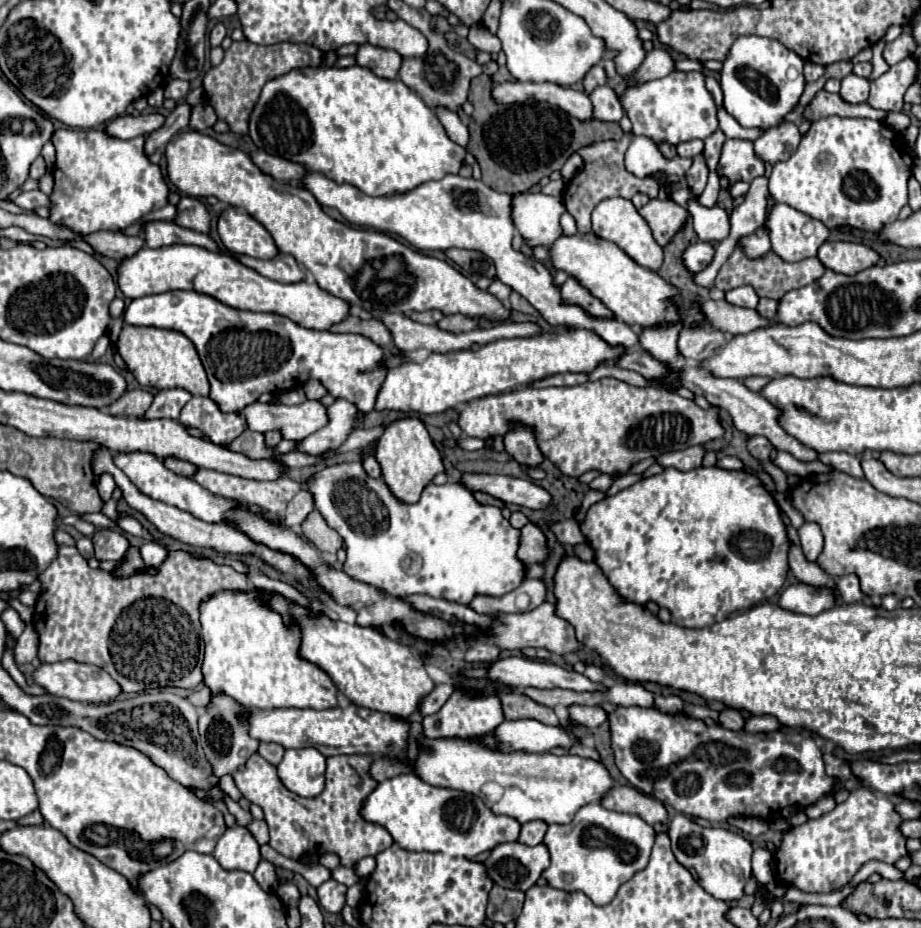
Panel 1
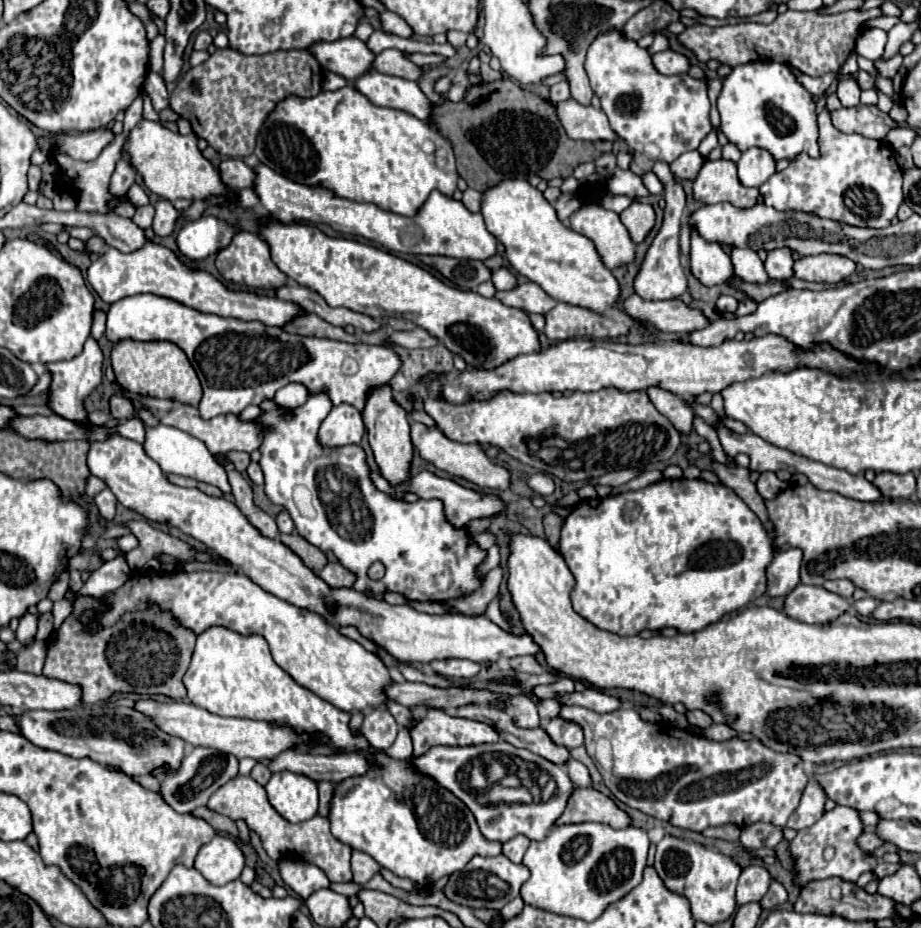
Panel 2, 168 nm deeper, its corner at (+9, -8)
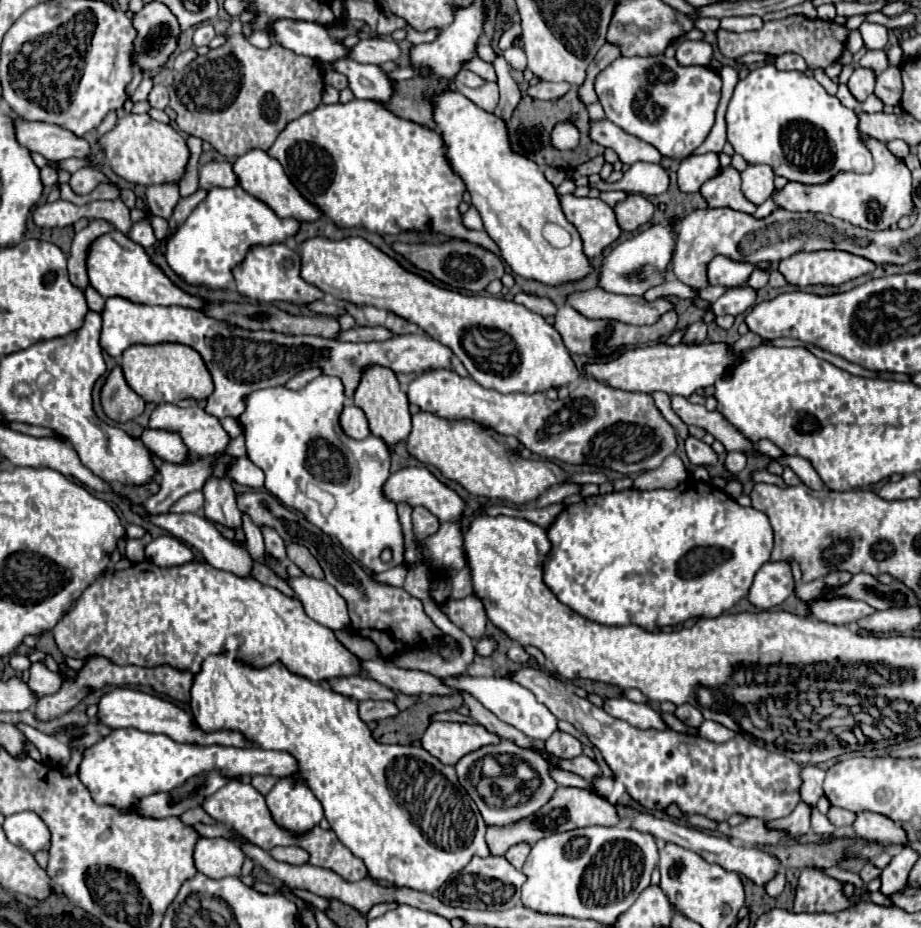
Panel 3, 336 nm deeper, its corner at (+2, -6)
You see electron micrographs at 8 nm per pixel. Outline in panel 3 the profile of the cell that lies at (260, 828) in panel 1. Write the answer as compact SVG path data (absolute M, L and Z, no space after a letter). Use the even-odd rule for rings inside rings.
M197 807L197 809L189 809L189 813L183 813L181 815L181 821L189 823L189 825L195 825L195 823L205 823L205 825L215 825L217 821L213 817L209 817L205 813L203 807Z

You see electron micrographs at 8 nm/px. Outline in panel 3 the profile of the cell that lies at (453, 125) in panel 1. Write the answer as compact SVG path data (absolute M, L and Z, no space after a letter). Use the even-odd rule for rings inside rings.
M341 59L333 65L325 65L325 69L335 69L349 79L349 87L357 99L375 99L375 101L391 101L395 93L395 81L377 67L377 65L363 65L353 59Z

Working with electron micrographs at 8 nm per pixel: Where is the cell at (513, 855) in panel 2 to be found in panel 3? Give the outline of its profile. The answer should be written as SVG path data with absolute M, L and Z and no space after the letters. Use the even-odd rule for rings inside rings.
M517 843L517 845L513 845L513 847L505 853L505 857L507 857L517 869L521 869L523 863L525 863L525 859L527 859L527 855L529 855L529 851L531 851L531 845L529 845L529 843Z

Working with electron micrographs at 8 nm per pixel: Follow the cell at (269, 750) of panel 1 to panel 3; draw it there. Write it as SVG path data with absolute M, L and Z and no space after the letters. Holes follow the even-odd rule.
M255 775L253 781L251 781L251 785L253 785L257 791L261 791L263 795L267 795L267 793L273 789L275 783L277 783L275 777L265 777L265 775Z

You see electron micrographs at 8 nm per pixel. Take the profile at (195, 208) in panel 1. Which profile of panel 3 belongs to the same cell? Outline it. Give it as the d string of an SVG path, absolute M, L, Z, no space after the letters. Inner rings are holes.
M151 185L147 187L145 197L151 213L163 219L169 219L173 215L173 209L181 199L177 185Z

